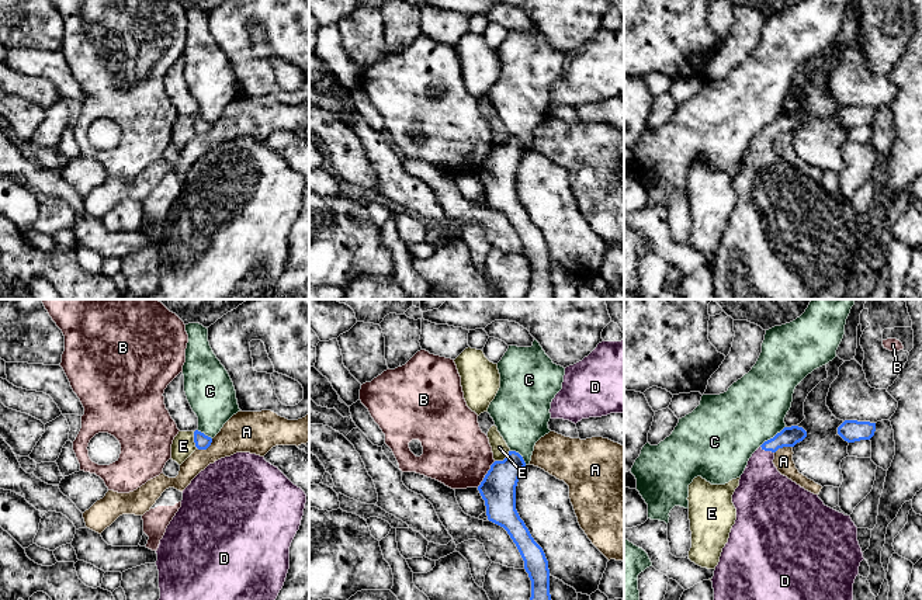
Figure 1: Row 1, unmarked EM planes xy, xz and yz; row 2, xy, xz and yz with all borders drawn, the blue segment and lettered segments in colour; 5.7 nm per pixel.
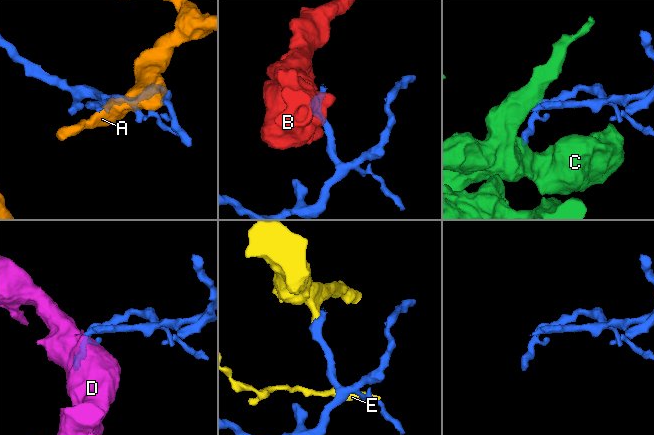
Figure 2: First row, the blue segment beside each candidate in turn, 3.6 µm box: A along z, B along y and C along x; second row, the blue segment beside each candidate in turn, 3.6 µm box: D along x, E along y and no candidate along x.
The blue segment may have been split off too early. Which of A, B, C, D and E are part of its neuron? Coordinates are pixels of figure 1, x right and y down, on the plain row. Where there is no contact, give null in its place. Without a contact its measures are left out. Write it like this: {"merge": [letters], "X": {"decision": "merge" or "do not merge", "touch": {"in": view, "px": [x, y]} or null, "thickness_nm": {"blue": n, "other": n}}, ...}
{"merge": ["D"], "A": {"decision": "do not merge", "touch": {"in": "xy", "px": [205, 134]}, "thickness_nm": {"blue": 90, "other": 240}}, "B": {"decision": "do not merge", "touch": {"in": "xz", "px": [487, 159]}, "thickness_nm": {"blue": 200, "other": 380}}, "C": {"decision": "do not merge", "touch": {"in": "yz", "px": [773, 122]}, "thickness_nm": {"blue": 110, "other": 400}}, "D": {"decision": "merge", "touch": {"in": "yz", "px": [768, 135]}, "thickness_nm": {"blue": 110, "other": 300}}, "E": {"decision": "do not merge", "touch": {"in": "xz", "px": [505, 144]}, "thickness_nm": {"blue": 200, "other": 90}}}

